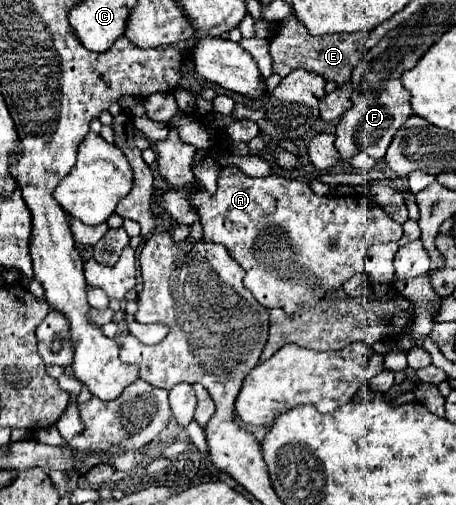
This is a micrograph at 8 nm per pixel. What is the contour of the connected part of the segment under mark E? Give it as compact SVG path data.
M289 16L279 22L275 38L269 40L269 54L273 60L273 74L279 74L285 78L289 72L303 68L307 72L315 72L323 76L325 80L335 82L337 86L351 82L351 72L367 52L365 40L371 32L355 32L355 34L331 34L331 36L319 36L313 38L303 24L299 24L297 16Z

